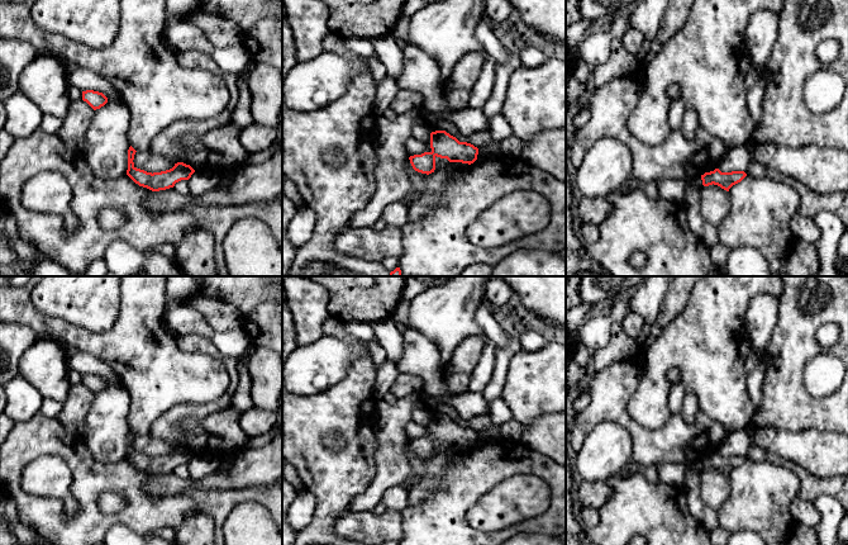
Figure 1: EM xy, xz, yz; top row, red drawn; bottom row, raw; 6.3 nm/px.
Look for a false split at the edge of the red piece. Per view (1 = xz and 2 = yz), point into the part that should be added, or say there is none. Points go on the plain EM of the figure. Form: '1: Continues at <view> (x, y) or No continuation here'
1: No continuation here
2: No continuation here

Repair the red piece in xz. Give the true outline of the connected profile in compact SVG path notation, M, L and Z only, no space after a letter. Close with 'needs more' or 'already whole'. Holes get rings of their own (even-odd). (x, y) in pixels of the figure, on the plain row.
M446 414L430 417L430 436L410 440L413 452L421 458L432 458L435 454L435 442L447 442L449 446L473 447L477 444L478 432L467 426L459 426Z; already whole

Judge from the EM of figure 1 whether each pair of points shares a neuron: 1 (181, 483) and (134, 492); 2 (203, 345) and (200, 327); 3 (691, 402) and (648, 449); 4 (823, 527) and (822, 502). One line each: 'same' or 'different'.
1: different
2: different
3: different
4: same

